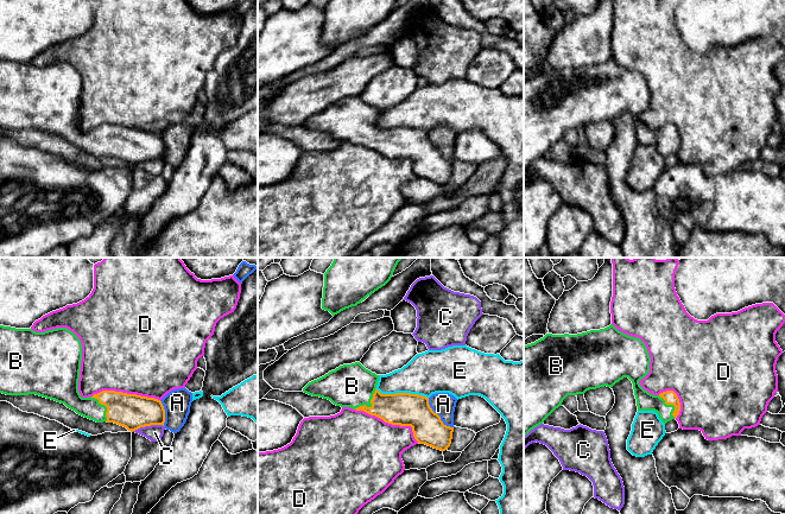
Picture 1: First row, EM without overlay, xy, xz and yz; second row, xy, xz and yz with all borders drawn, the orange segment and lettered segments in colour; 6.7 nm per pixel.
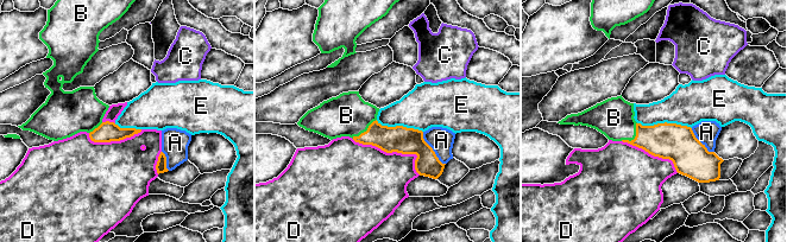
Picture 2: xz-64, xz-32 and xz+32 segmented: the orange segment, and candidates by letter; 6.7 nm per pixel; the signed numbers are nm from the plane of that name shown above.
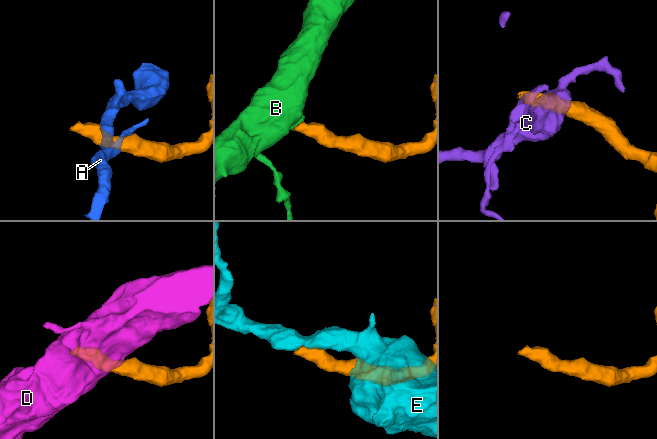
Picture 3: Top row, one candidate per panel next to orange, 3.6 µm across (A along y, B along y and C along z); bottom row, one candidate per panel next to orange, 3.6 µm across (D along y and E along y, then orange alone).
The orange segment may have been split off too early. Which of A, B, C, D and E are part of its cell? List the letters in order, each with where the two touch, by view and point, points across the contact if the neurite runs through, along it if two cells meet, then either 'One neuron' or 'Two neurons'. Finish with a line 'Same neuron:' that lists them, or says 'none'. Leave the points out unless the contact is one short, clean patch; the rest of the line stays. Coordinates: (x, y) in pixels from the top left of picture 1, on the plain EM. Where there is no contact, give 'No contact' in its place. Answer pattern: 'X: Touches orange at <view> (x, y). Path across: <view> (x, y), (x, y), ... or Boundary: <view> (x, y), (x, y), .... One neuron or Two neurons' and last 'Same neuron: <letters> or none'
A: Touches orange at xz (438, 150). Boundary: xz (428, 132), (429, 140), (440, 153), (453, 162). Two neurons
B: Touches orange at xz (372, 139). Path across: xz (402, 143), (372, 139), (352, 120). One neuron
C: Touches orange at xy (147, 159). Boundary: xy (163, 159), (145, 159), (132, 165). Two neurons
D: Touches orange at xz (391, 157). Two neurons
E: Touches orange at xz (403, 127). Two neurons
Same neuron: B

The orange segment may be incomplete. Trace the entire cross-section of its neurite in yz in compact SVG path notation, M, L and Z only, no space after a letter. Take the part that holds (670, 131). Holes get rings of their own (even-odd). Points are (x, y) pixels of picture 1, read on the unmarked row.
M613 58L577 69L546 68L534 77L524 80L524 170L543 158L568 129L584 128L604 120L612 122L623 112L633 118L638 145L654 145L664 158L676 153L680 137L673 125L653 129L639 118L650 107L650 96L645 77L619 65Z

